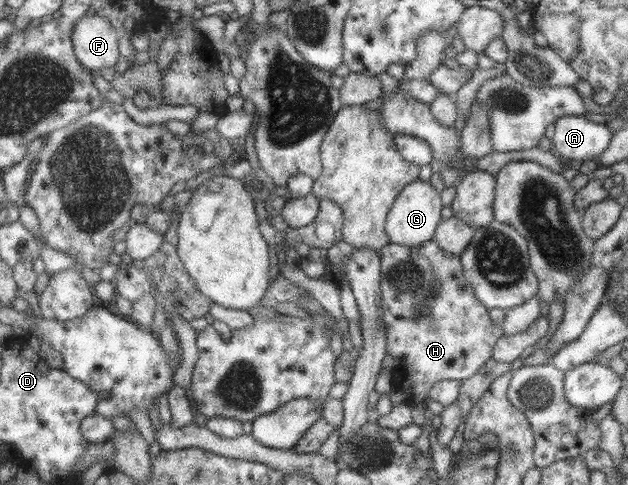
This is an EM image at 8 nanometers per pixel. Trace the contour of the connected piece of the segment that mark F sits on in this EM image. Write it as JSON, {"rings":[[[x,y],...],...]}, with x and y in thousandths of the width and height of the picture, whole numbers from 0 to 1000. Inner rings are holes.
{"rings":[[[164,33],[126,41],[116,74],[126,126],[153,151],[162,140],[183,138],[191,128],[193,72],[193,62]]]}

